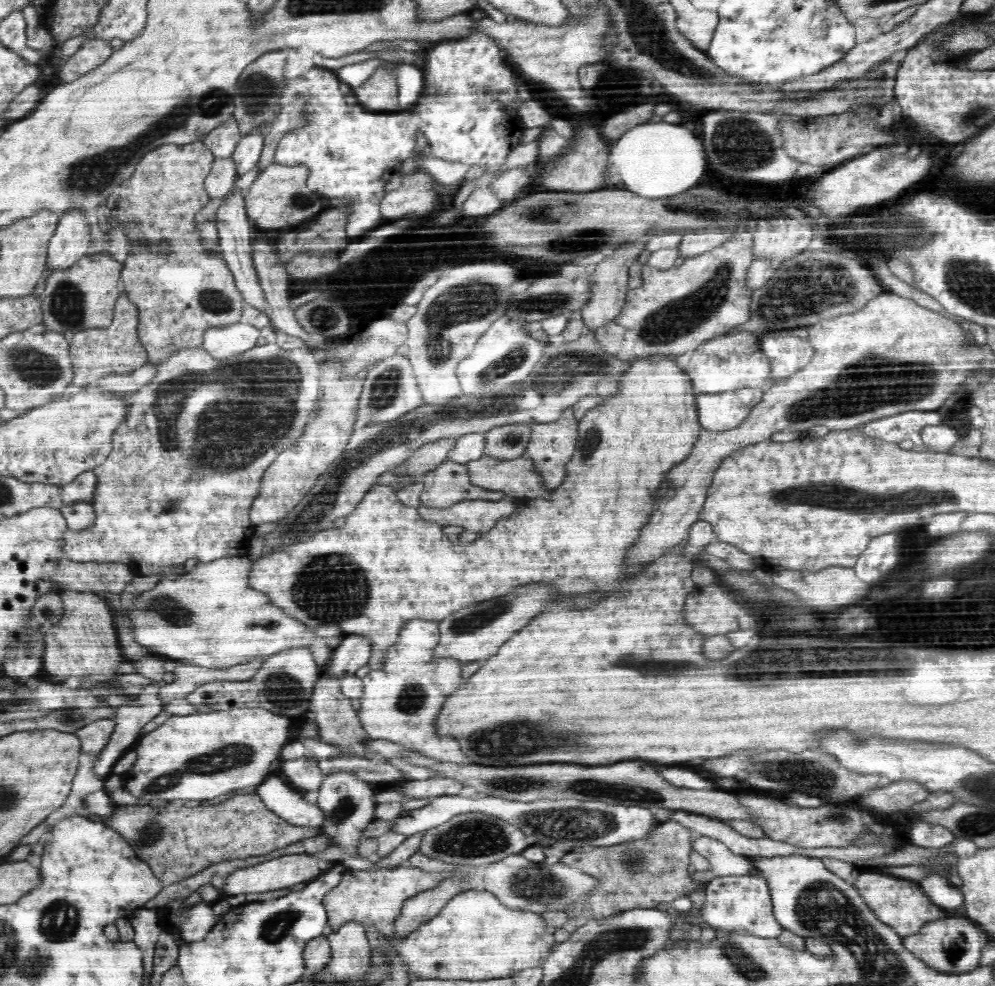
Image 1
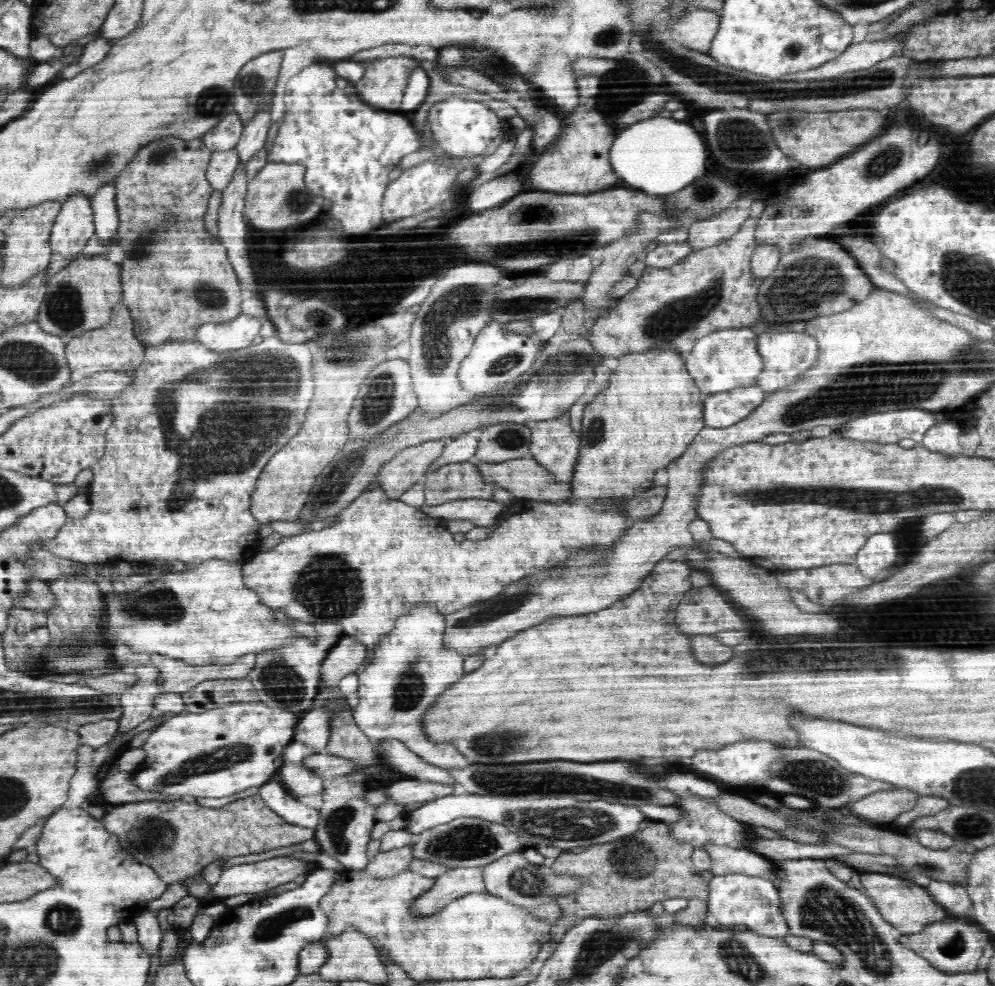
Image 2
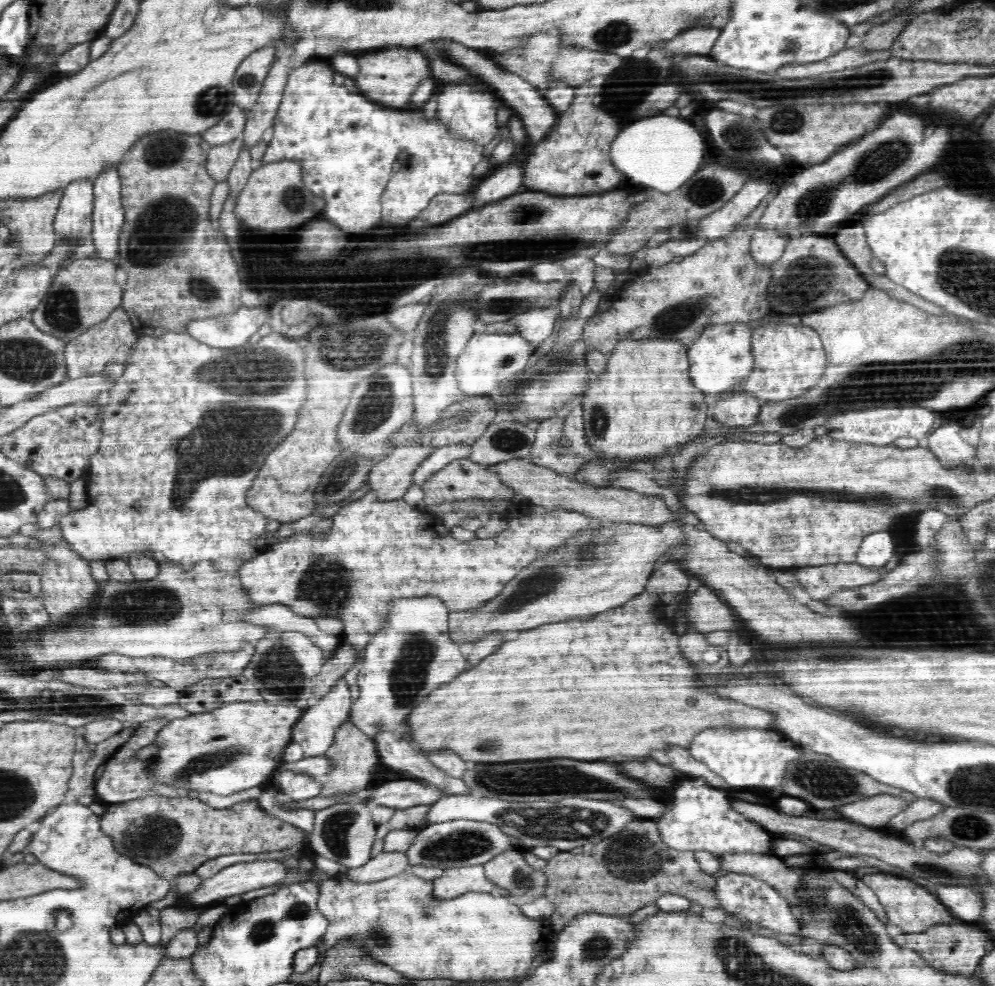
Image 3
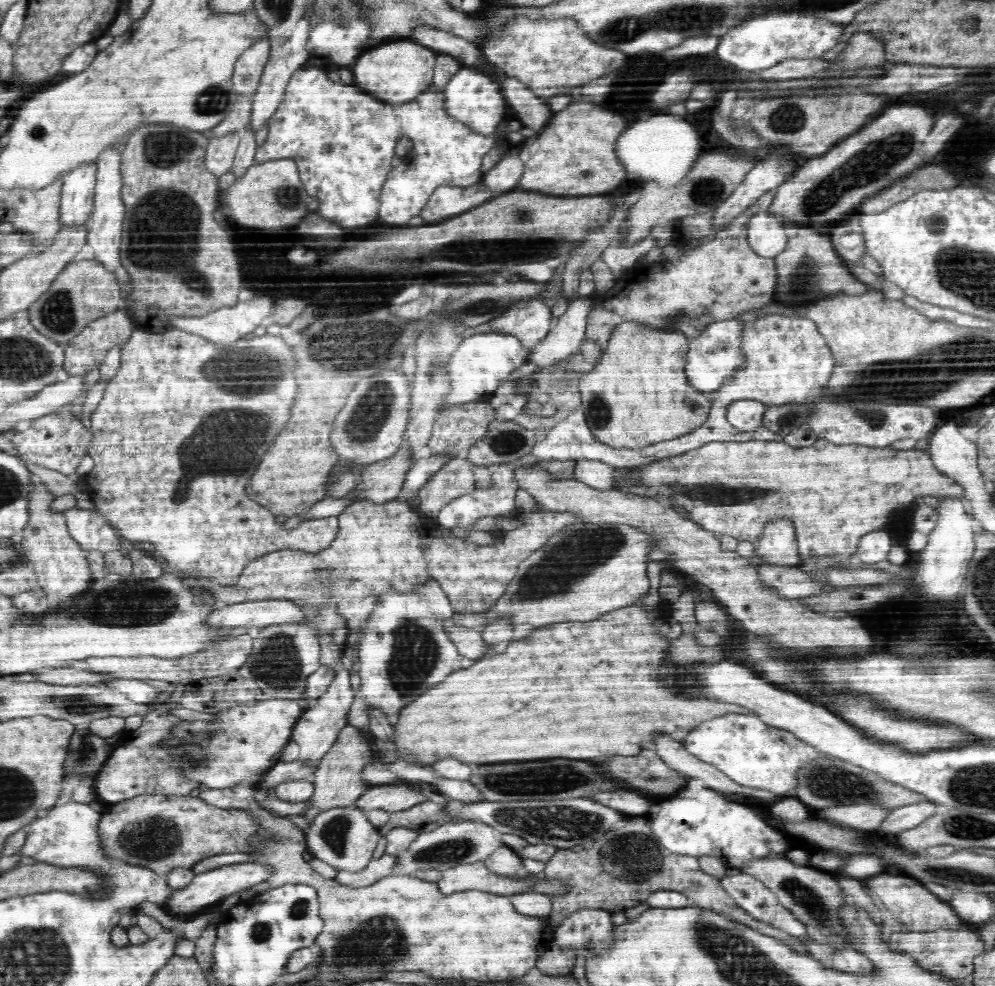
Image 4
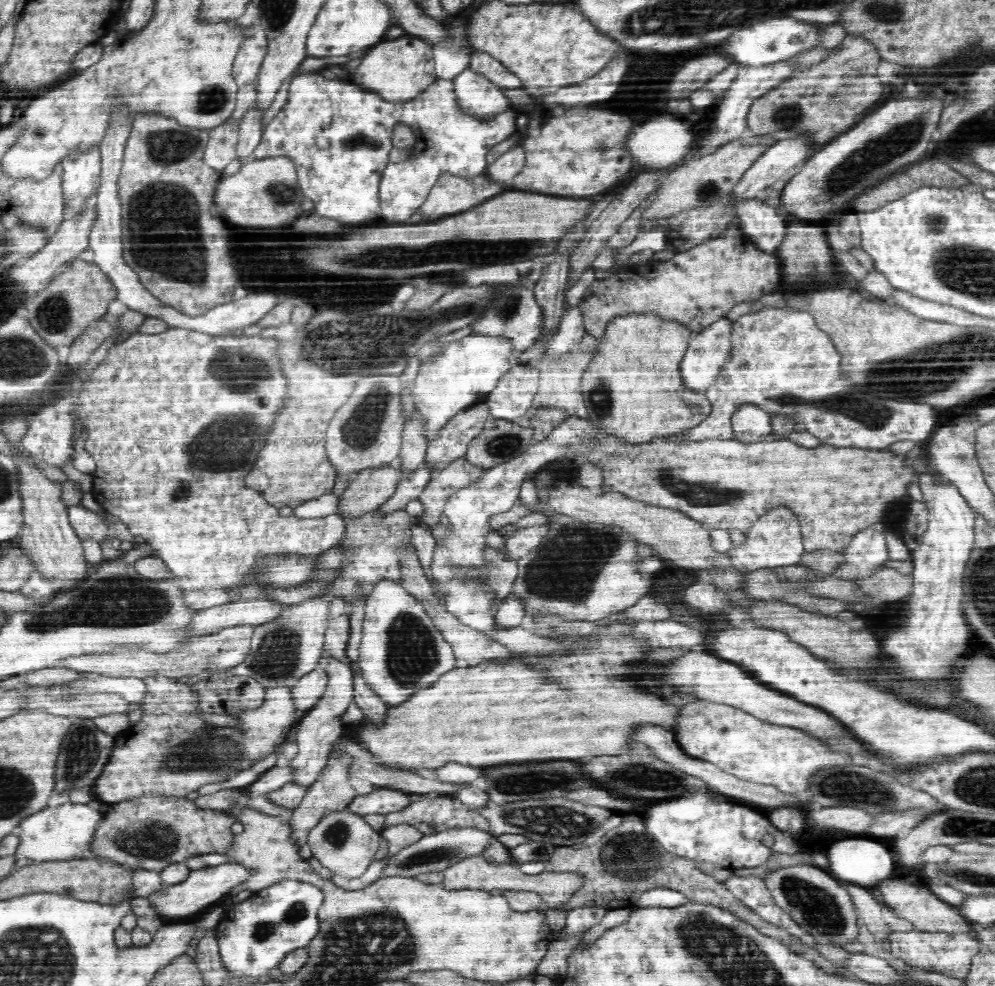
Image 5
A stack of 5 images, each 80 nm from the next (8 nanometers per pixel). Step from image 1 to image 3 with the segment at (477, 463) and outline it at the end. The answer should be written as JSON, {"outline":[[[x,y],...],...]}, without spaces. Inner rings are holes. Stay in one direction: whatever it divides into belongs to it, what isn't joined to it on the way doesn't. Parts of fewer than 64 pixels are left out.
{"outline":[[[530,459],[509,460],[489,465],[488,469],[501,478],[504,486],[510,485],[512,492],[522,494],[528,502],[541,508],[580,512],[584,516],[603,523],[642,524],[642,526],[660,528],[660,526],[676,522],[676,516],[673,516],[673,512],[666,506],[664,499],[658,495],[640,494],[616,487],[582,484],[575,478],[562,476],[549,468],[535,465]]]}

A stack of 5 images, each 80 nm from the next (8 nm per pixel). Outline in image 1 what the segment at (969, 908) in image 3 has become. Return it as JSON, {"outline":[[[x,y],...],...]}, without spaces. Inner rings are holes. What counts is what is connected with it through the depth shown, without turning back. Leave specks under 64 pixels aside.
{"outline":[[[932,873],[917,884],[934,904],[945,910],[961,910],[963,905],[962,888],[954,886],[946,877]]]}

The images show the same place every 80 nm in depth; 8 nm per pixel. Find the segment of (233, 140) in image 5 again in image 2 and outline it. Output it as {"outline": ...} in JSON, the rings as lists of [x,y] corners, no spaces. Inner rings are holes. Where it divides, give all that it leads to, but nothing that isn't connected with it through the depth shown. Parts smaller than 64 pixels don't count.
{"outline":[[[230,148],[224,152],[212,152],[206,180],[213,190],[224,191],[224,188],[230,184],[238,164],[239,156],[236,148]]]}

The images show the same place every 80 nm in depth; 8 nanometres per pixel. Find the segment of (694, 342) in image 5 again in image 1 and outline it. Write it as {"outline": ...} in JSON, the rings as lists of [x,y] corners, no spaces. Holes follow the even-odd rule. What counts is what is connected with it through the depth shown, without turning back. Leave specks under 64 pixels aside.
{"outline":[[[710,340],[691,352],[691,358],[687,366],[687,373],[694,381],[694,388],[699,393],[716,394],[738,388],[758,388],[765,390],[770,381],[770,362],[767,362],[766,355],[756,346],[744,344],[744,346],[728,346],[726,340]]]}

